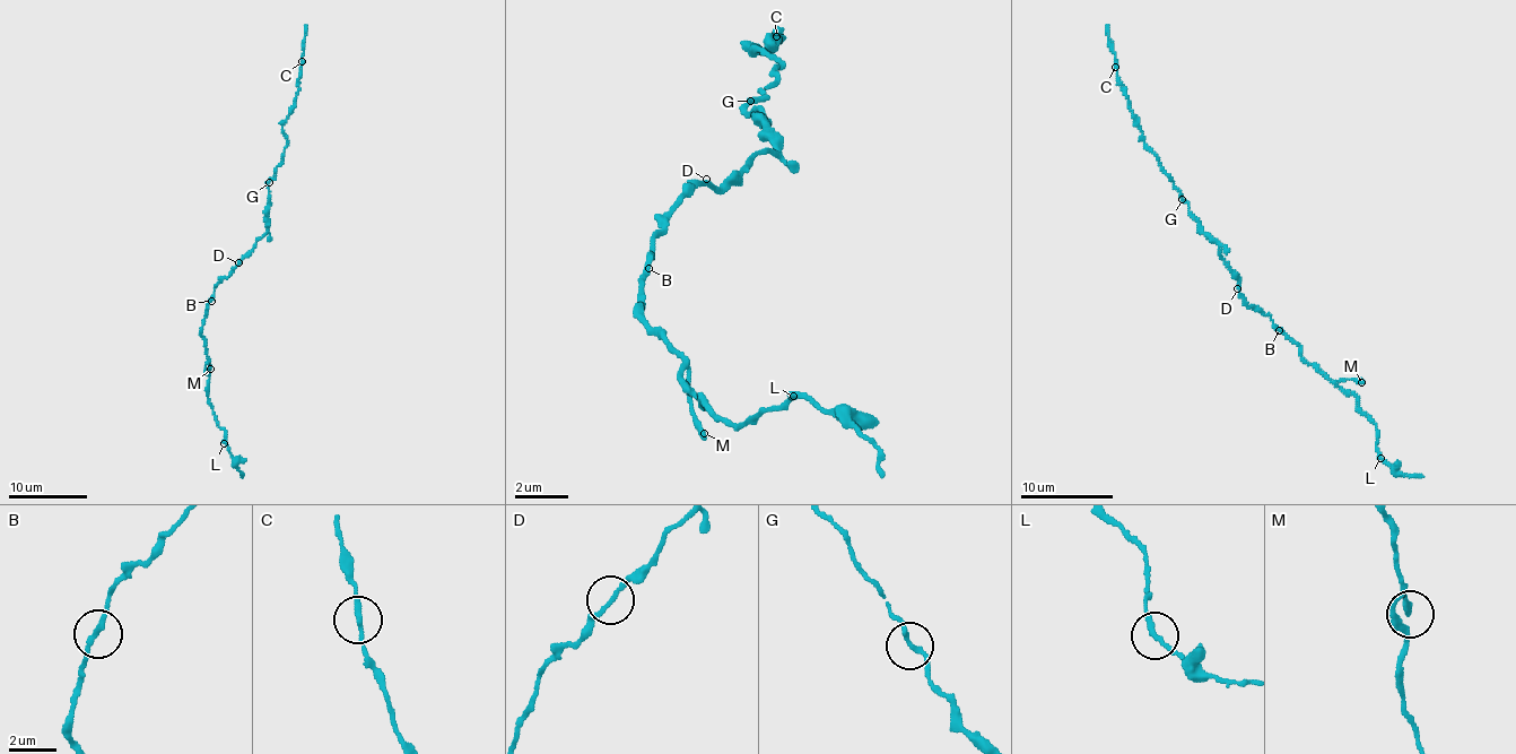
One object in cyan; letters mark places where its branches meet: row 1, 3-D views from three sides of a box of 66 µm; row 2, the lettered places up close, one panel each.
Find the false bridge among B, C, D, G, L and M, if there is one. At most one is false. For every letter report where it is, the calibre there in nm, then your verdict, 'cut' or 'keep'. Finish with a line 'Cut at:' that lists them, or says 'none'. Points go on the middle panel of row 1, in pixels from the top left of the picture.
B: place (648, 268); calibre 200 nm; keep
C: place (776, 36); calibre 200 nm; cut
D: place (706, 179); calibre 180 nm; keep
G: place (750, 101); calibre 190 nm; keep
L: place (793, 396); calibre 200 nm; keep
M: place (704, 433); calibre 280 nm; keep
Cut at: C

